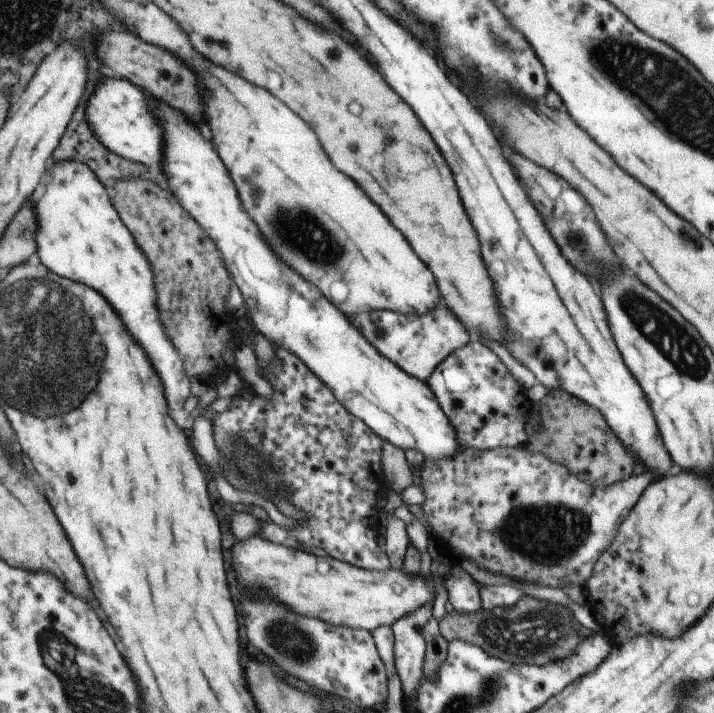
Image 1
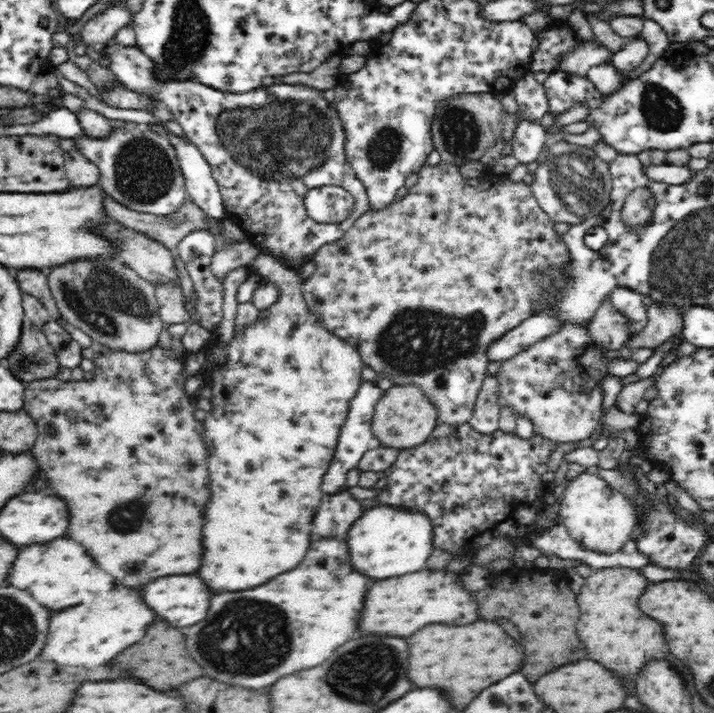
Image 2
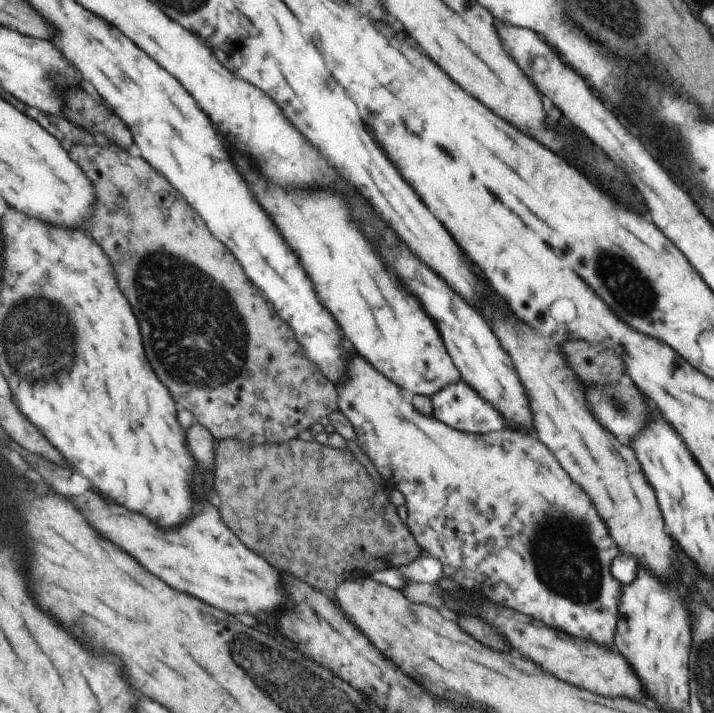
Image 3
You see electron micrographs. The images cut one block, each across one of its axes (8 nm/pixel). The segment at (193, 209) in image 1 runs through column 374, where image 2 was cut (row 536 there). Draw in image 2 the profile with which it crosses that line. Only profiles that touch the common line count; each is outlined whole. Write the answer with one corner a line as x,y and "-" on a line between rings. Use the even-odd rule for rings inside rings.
376,505
368,509
352,525
349,530
348,544
350,548
350,558
352,564
358,572
370,576
370,578
393,578
403,574
410,574
426,569
426,561
433,552
433,524
424,513
416,510
402,509
392,505

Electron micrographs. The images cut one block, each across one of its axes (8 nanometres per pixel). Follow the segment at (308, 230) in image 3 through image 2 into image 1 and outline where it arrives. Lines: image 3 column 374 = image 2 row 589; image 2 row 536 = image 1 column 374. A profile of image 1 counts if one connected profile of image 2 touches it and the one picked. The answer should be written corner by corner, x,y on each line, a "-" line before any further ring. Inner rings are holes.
443,301
424,315
404,315
387,309
362,312
349,317
350,323
379,354
388,358
409,376
420,381
431,378
437,366
453,351
465,346
470,336

